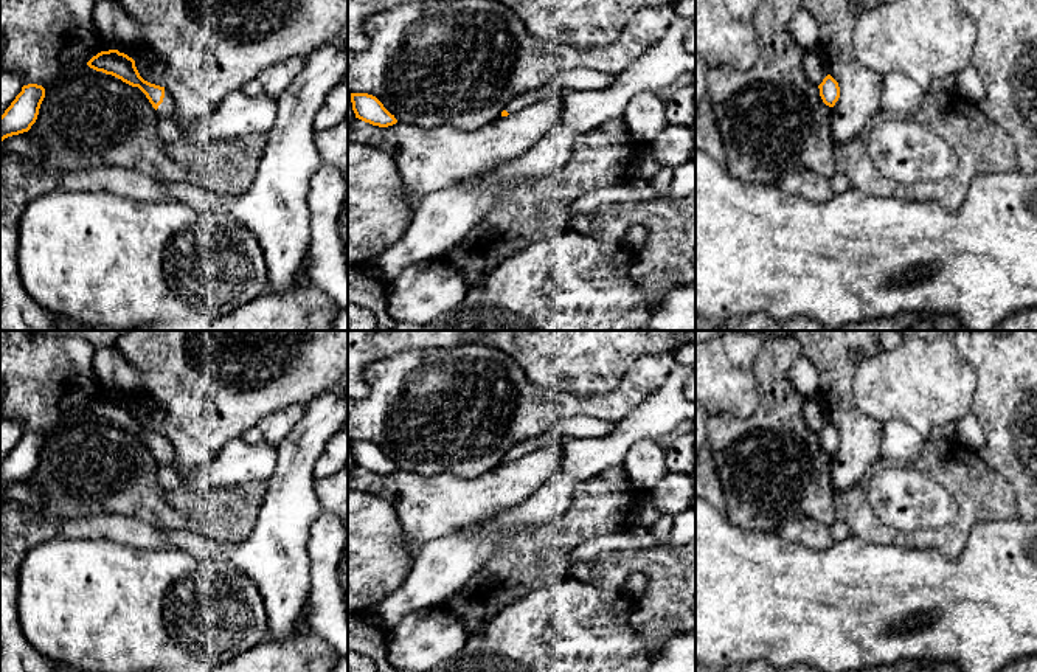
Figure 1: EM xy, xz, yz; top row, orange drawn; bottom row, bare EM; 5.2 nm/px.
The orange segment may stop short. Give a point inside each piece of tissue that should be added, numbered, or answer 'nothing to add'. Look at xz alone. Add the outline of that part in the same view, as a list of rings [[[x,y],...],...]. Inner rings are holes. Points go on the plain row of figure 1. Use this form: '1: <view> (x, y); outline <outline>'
1: xz (443, 565); outline [[[677,363],[663,386],[619,421],[607,436],[576,438],[545,433],[514,445],[505,455],[509,462],[536,449],[559,445],[560,470],[526,501],[498,514],[492,523],[483,521],[478,529],[463,528],[421,543],[404,584],[387,599],[359,611],[360,618],[388,632],[405,615],[435,607],[458,591],[508,539],[562,518],[571,504],[574,487],[609,467],[624,466],[626,453],[635,442],[657,441],[683,421],[695,422],[695,407],[683,396],[685,385],[694,372],[695,366]]]

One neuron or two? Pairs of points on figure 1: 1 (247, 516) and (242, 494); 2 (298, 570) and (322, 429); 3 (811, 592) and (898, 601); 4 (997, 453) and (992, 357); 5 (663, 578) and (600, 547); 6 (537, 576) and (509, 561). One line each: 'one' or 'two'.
1: one
2: one
3: one
4: one
5: two
6: one

